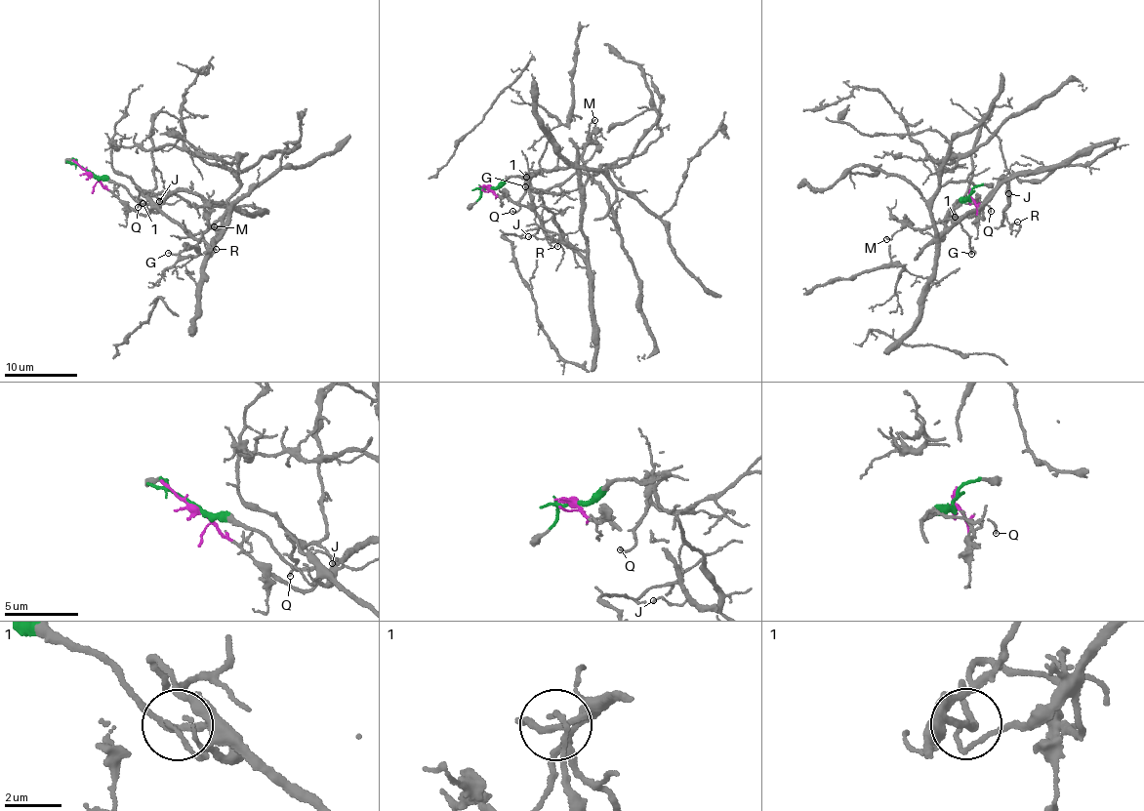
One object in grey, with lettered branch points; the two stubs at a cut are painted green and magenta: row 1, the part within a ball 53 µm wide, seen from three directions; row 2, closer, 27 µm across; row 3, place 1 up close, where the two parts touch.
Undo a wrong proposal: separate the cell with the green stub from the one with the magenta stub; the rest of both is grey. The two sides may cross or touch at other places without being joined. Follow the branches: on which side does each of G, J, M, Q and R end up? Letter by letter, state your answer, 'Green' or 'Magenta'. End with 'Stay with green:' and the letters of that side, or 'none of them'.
G: Magenta
J: Magenta
M: Magenta
Q: Green
R: Magenta
Stay with green: Q

